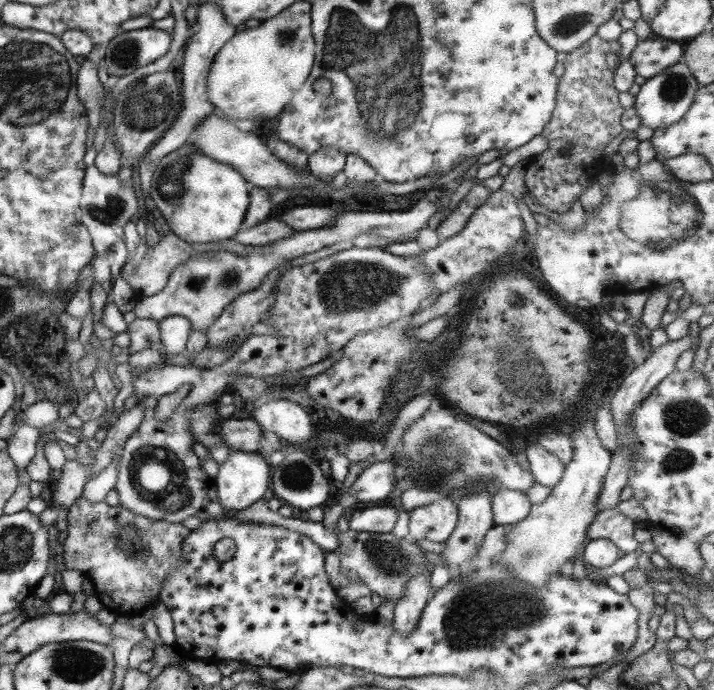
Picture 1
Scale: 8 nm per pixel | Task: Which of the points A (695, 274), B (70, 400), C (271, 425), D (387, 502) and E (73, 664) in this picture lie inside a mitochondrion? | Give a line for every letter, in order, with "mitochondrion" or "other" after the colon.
A: other
B: other
C: other
D: other
E: mitochondrion

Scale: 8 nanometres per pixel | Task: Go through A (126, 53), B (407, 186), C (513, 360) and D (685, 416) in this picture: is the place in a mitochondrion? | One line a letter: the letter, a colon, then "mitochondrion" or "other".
A: mitochondrion
B: other
C: mitochondrion
D: mitochondrion

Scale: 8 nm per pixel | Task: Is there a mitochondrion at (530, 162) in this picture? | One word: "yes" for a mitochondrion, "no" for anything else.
no

